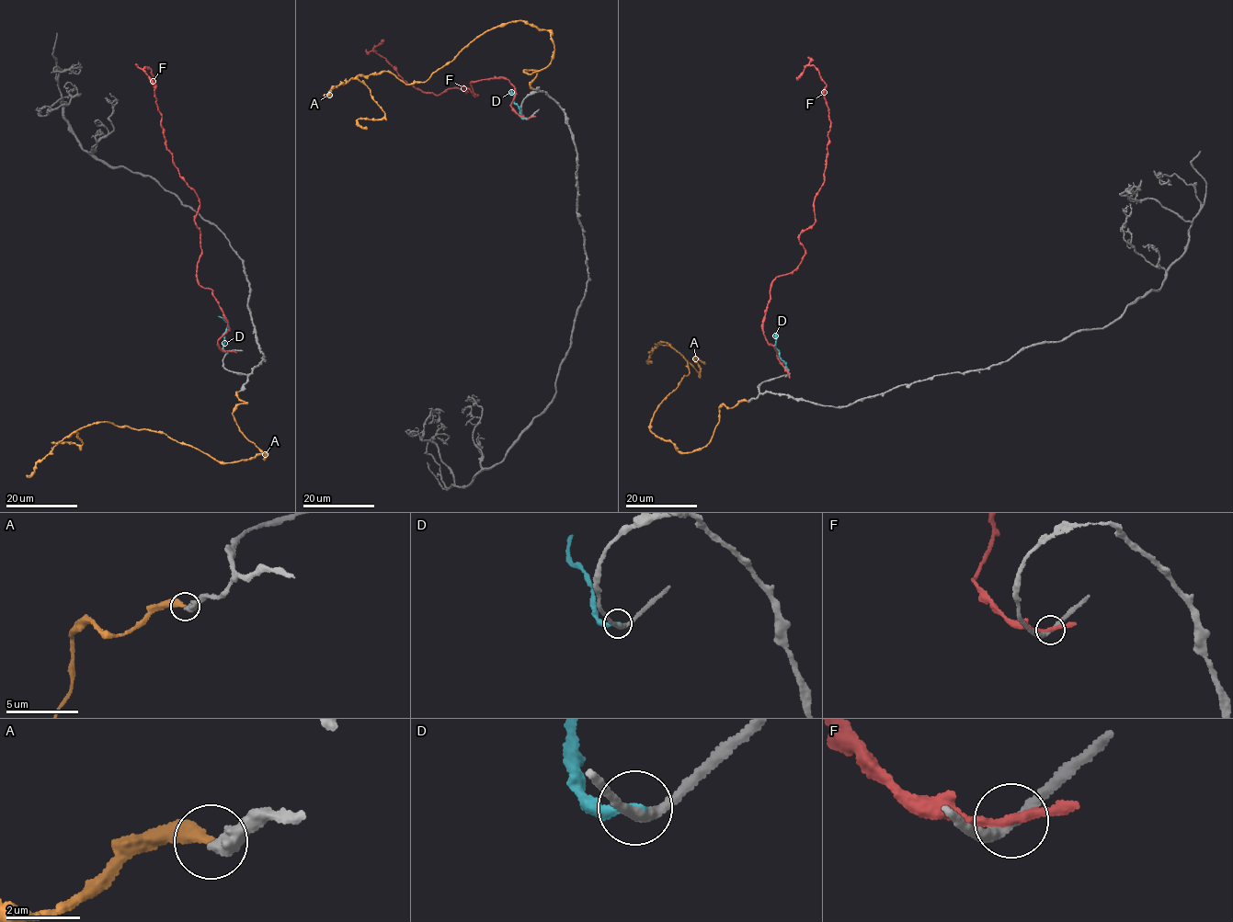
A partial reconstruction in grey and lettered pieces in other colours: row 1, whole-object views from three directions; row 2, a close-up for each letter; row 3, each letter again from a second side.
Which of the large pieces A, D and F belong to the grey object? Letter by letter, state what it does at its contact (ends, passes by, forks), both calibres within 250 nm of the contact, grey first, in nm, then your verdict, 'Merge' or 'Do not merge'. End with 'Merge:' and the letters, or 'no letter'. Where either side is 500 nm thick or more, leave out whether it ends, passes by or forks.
A: It ends there. Thickness 240 nm (grey) against 320 nm. Merge
D: It ends there. Thickness 300 nm (grey) against 260 nm. Do not merge
F: It passes by. Thickness 240 nm (grey) against 240 nm. Do not merge
Merge: A

